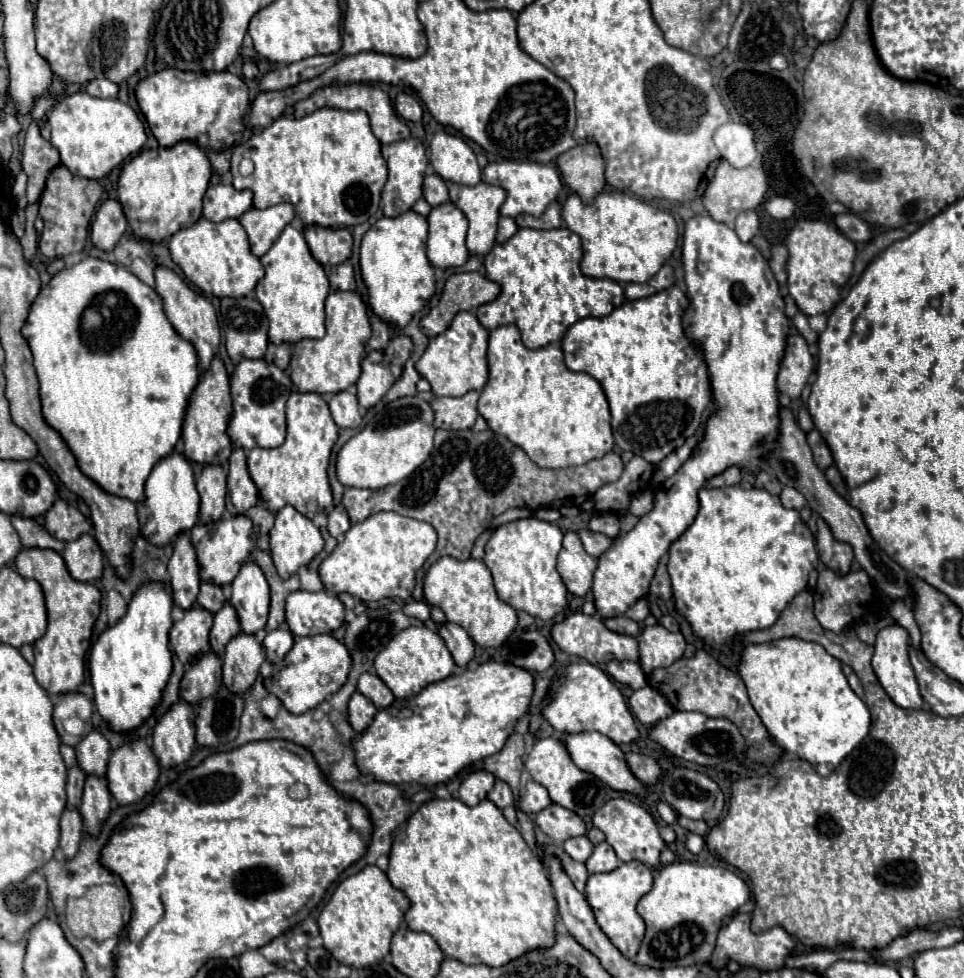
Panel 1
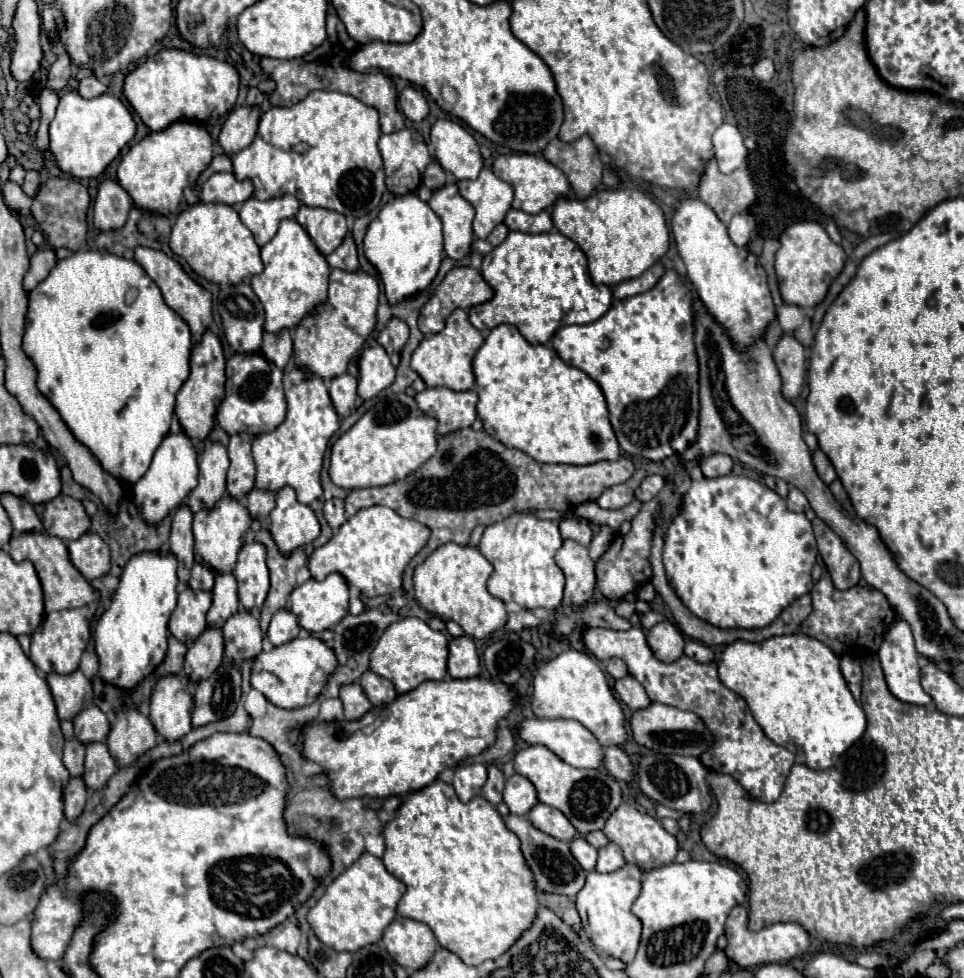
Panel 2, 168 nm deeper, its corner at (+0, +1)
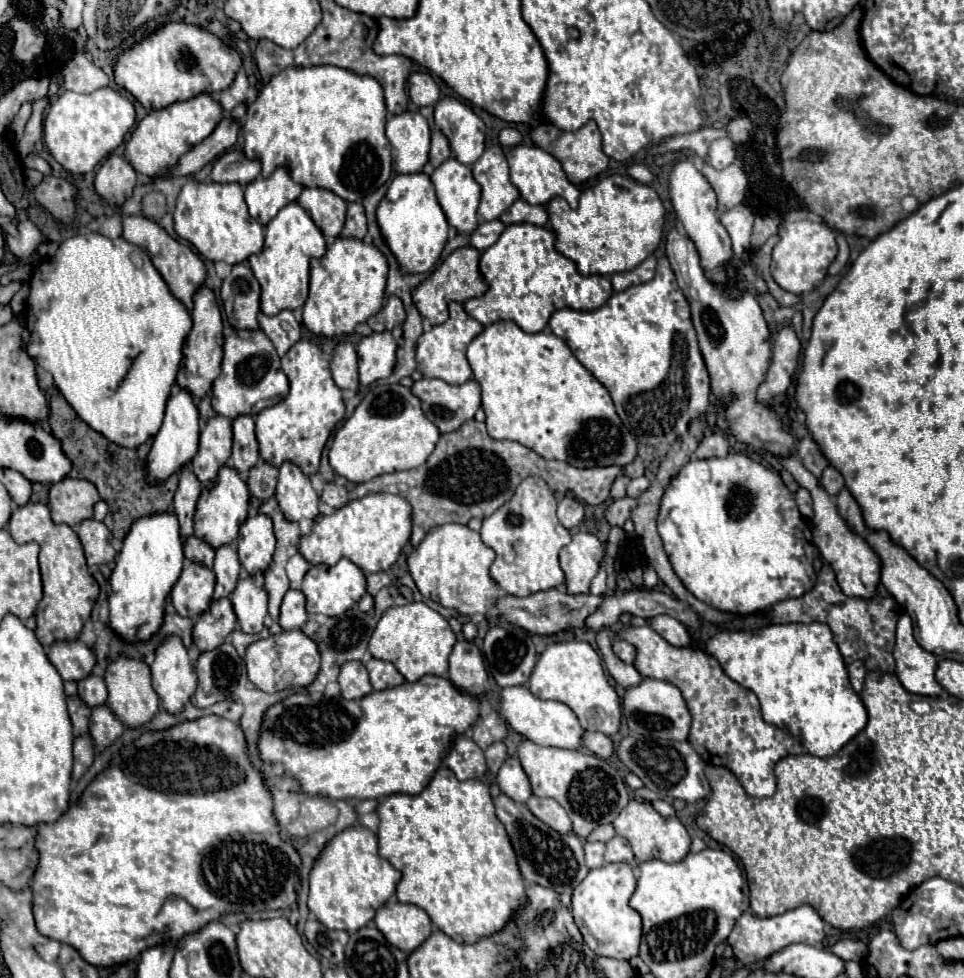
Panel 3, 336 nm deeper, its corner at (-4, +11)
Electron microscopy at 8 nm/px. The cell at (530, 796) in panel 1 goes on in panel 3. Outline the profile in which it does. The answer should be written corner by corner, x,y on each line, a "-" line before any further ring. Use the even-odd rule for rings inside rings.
516,756
506,758
500,772
496,774
496,782
502,788
502,792
516,802
526,802
532,796
532,786

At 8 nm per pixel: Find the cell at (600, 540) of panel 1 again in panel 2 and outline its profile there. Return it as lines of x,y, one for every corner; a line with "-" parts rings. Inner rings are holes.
568,516
568,518
560,520
560,534
564,540
570,538
570,540
576,540
584,546
588,546
592,540
592,530
590,530
588,520
576,518
576,516

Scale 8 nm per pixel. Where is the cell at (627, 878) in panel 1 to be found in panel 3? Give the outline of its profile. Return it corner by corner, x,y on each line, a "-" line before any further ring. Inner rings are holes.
628,862
604,864
602,868
590,870
588,876
574,890
574,896
582,900
586,928
602,944
602,954
610,958
630,960
632,956
638,954
638,946
642,938
642,918
628,904
634,890
636,890
636,876

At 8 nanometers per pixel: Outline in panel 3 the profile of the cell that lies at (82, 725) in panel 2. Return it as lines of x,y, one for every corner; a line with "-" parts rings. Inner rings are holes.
90,674
88,678
78,682
78,696
86,706
104,706
108,692
106,692
106,684
102,678

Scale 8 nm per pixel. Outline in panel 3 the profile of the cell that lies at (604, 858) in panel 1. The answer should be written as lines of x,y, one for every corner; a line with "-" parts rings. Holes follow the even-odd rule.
614,836
610,842
606,842
606,862
634,862
634,854
630,850
630,844
622,836

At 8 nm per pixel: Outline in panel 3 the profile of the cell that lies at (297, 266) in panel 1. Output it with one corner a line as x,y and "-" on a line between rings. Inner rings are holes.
298,202
284,206
276,214
276,218
270,220
270,224
266,226
266,240
262,254
248,258
250,268
262,286
260,310
266,316
276,316
282,310
296,310
304,306
308,298
310,260
322,258
324,250
326,250
324,234

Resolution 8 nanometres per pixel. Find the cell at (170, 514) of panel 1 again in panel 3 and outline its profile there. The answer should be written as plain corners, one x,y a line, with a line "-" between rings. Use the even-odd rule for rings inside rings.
174,390
174,394
168,398
166,404
162,428
154,436
154,444
148,454
148,478
156,478
156,482
160,482
160,478
168,478
168,474
180,472
184,466
188,466
196,456
198,438
200,438
198,408
186,390

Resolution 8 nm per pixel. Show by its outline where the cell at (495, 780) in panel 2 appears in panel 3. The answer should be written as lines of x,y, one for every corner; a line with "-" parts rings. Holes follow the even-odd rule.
496,742
486,750
486,762
488,762
488,772
492,776
496,776
496,772
500,770
500,766
506,760
506,746
504,742

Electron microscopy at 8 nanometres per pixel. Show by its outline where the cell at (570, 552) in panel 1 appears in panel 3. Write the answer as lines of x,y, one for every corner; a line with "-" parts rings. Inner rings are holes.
588,532
572,534
572,542
560,550
560,566
566,574
568,594
588,592
590,580
598,572
602,554
604,546
596,536

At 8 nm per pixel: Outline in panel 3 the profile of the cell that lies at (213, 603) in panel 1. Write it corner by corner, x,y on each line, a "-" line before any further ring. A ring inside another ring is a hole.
190,536
188,542
184,544
184,556
194,562
194,564
202,564
206,568
212,568
214,562
214,550
200,538

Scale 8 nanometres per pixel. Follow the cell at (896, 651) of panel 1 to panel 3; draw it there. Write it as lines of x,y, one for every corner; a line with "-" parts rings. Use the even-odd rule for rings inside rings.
902,614
896,628
896,646
892,652
896,660
896,676
900,684
918,696
940,696
942,686
934,678
936,656
928,654
912,634
912,620

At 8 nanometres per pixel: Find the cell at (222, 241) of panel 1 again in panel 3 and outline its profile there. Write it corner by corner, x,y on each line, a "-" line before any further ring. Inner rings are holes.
196,182
184,184
174,210
176,234
188,240
202,256
212,262
226,262
230,266
248,260
252,254
260,254
264,246
264,228
248,214
244,192
238,184

